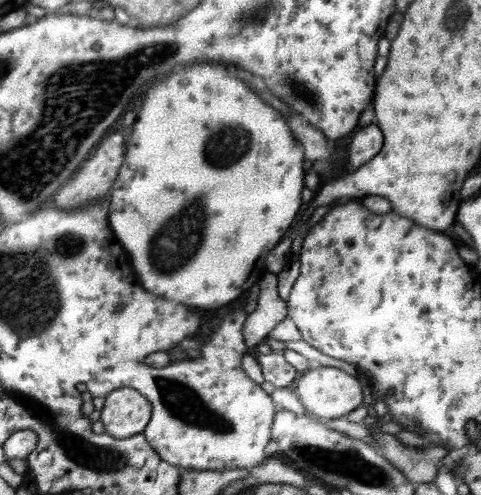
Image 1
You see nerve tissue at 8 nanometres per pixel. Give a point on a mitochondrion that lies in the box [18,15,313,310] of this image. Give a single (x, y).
(127, 67)

